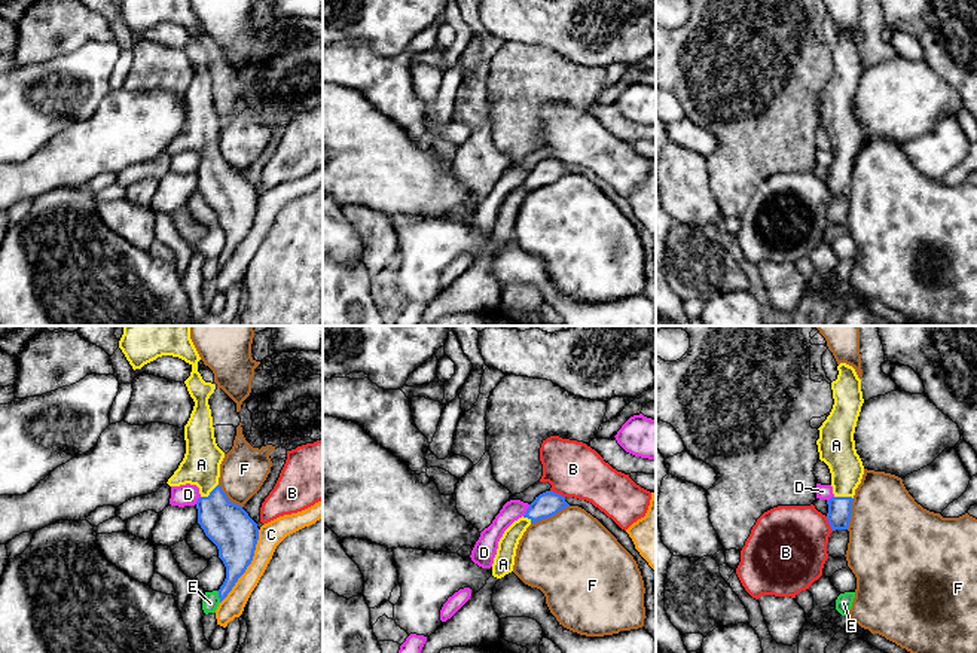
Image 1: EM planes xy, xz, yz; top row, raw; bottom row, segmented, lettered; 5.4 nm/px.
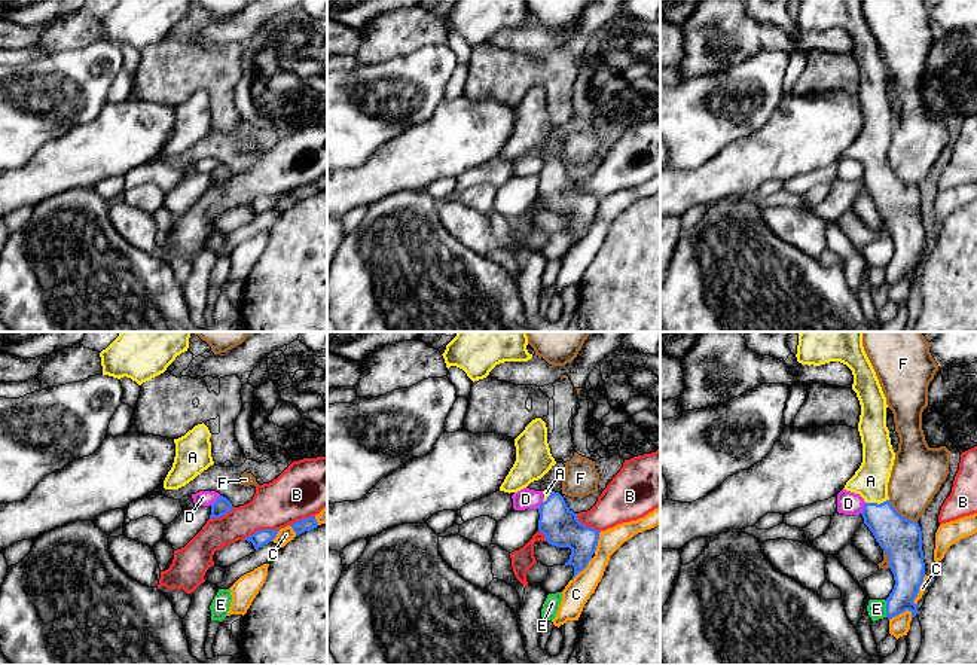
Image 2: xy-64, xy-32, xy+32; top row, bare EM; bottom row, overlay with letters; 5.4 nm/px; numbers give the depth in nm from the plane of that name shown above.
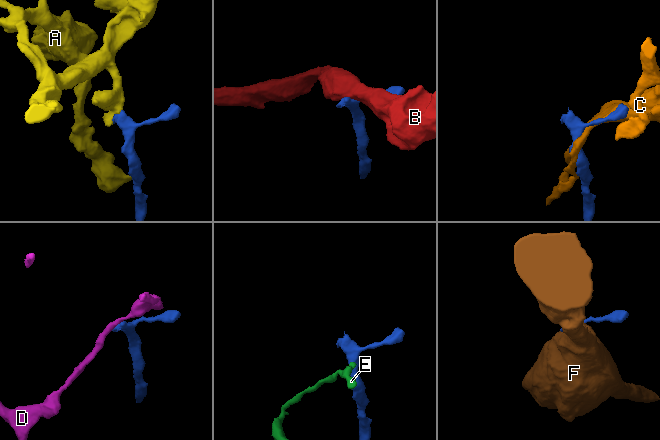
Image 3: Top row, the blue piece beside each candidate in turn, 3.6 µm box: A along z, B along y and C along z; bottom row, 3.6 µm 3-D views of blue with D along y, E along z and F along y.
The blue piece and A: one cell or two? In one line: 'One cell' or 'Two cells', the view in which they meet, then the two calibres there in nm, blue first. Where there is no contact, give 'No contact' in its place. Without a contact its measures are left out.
One cell. Touches blue in xy. Thickness 240 nm (blue) against 200 nm

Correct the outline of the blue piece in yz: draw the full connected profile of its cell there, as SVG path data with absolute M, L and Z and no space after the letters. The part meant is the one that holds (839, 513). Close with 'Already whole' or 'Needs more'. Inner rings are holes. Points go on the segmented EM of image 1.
M846 363L837 366L837 379L831 382L834 405L822 422L816 440L819 460L831 473L833 497L827 500L827 519L833 531L848 530L855 489L861 483L864 466L857 454L854 433L864 403L861 379Z. Needs more

